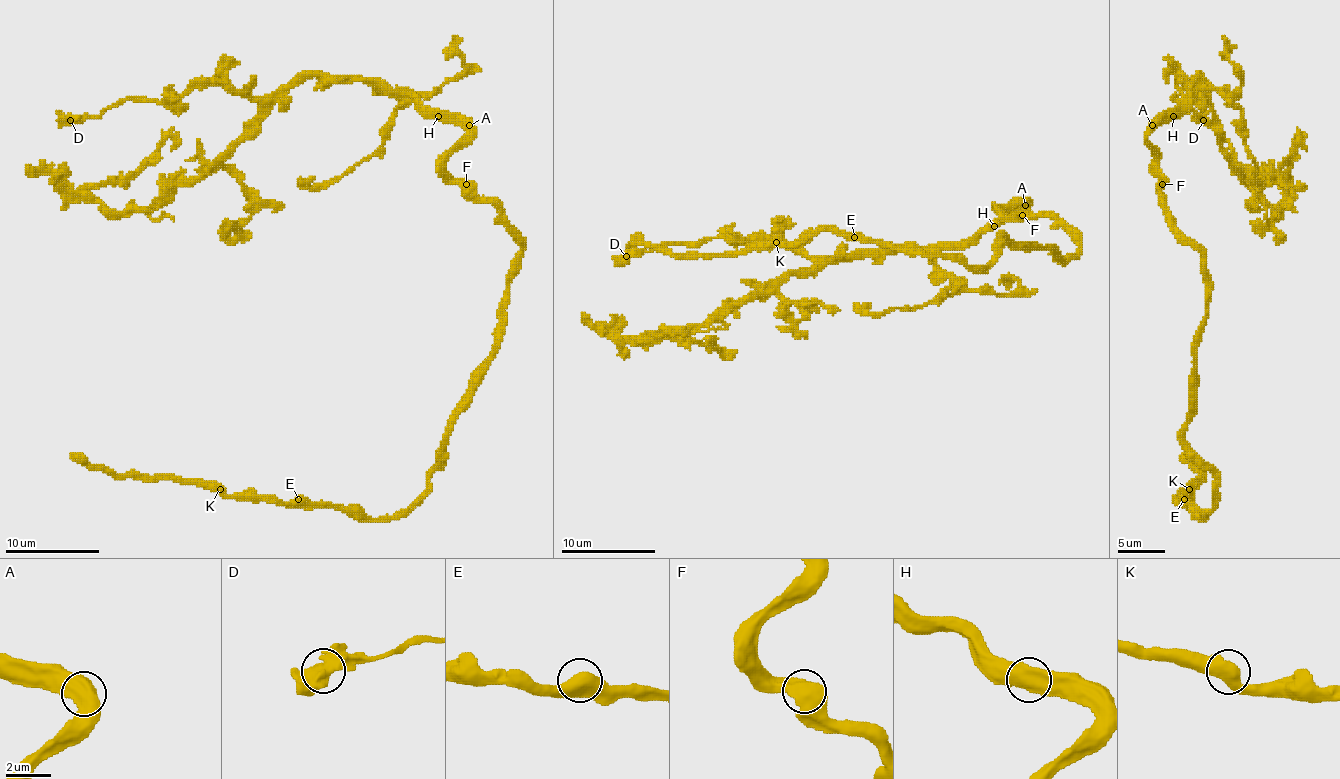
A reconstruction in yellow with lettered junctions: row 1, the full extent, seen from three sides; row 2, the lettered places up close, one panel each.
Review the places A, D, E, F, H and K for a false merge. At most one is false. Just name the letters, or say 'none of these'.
none of these

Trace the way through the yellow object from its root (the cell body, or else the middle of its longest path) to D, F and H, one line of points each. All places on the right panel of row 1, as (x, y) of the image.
D: (1170, 214), (1147, 137), (1199, 76), (1203, 97), (1187, 85), (1184, 101), (1203, 120)
F: (1170, 214), (1163, 207), (1161, 184)
H: (1170, 214), (1163, 207), (1161, 184), (1166, 177), (1159, 169), (1159, 151), (1147, 137), (1173, 116)

